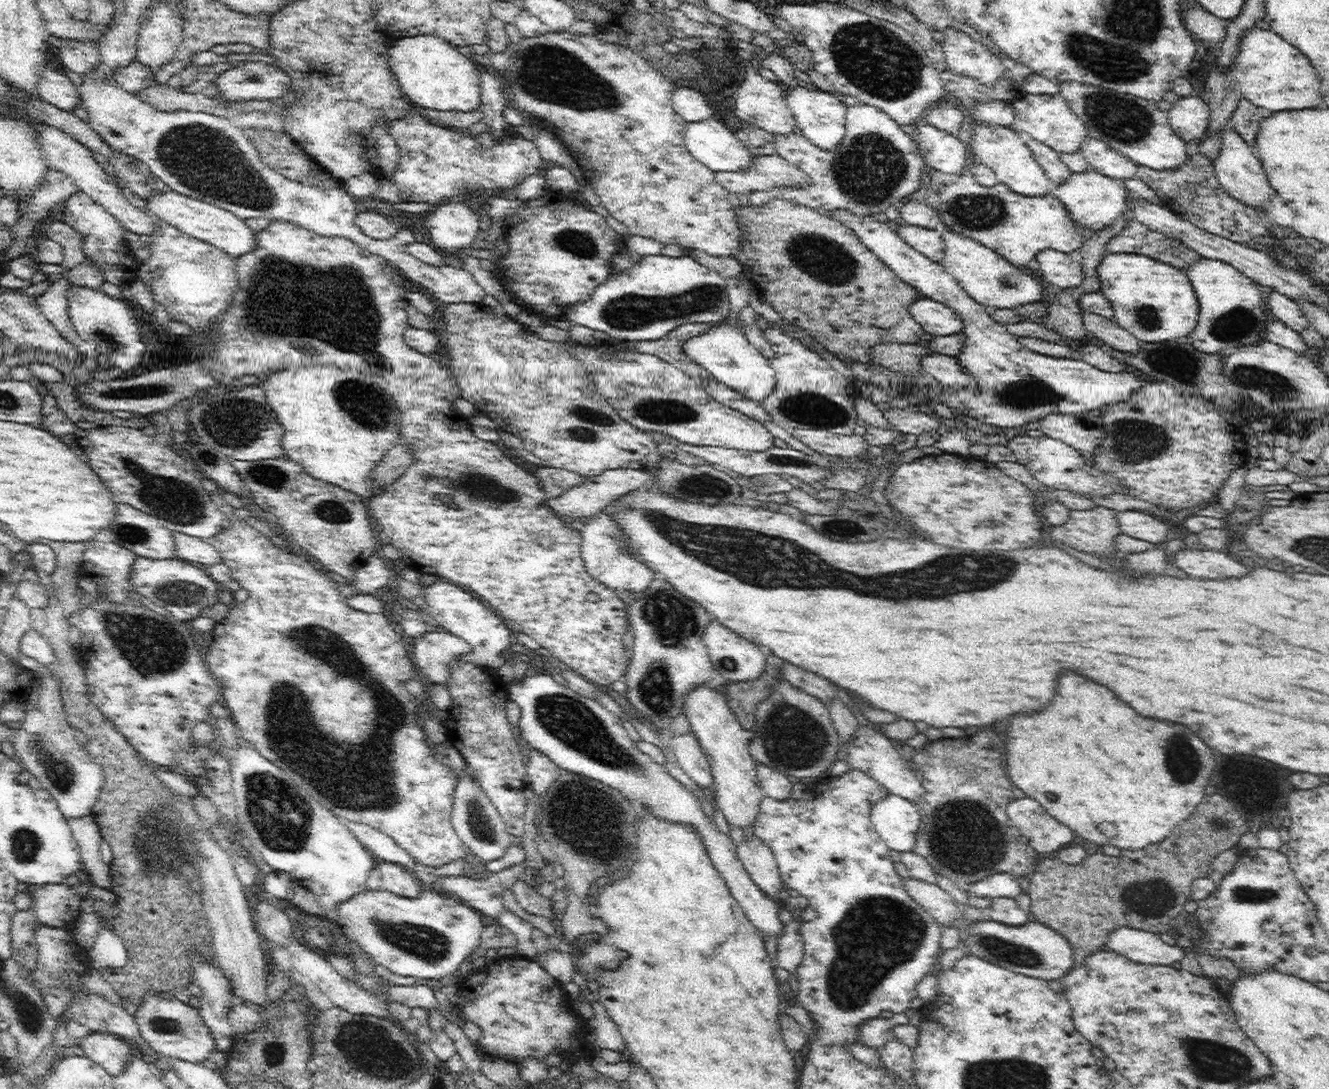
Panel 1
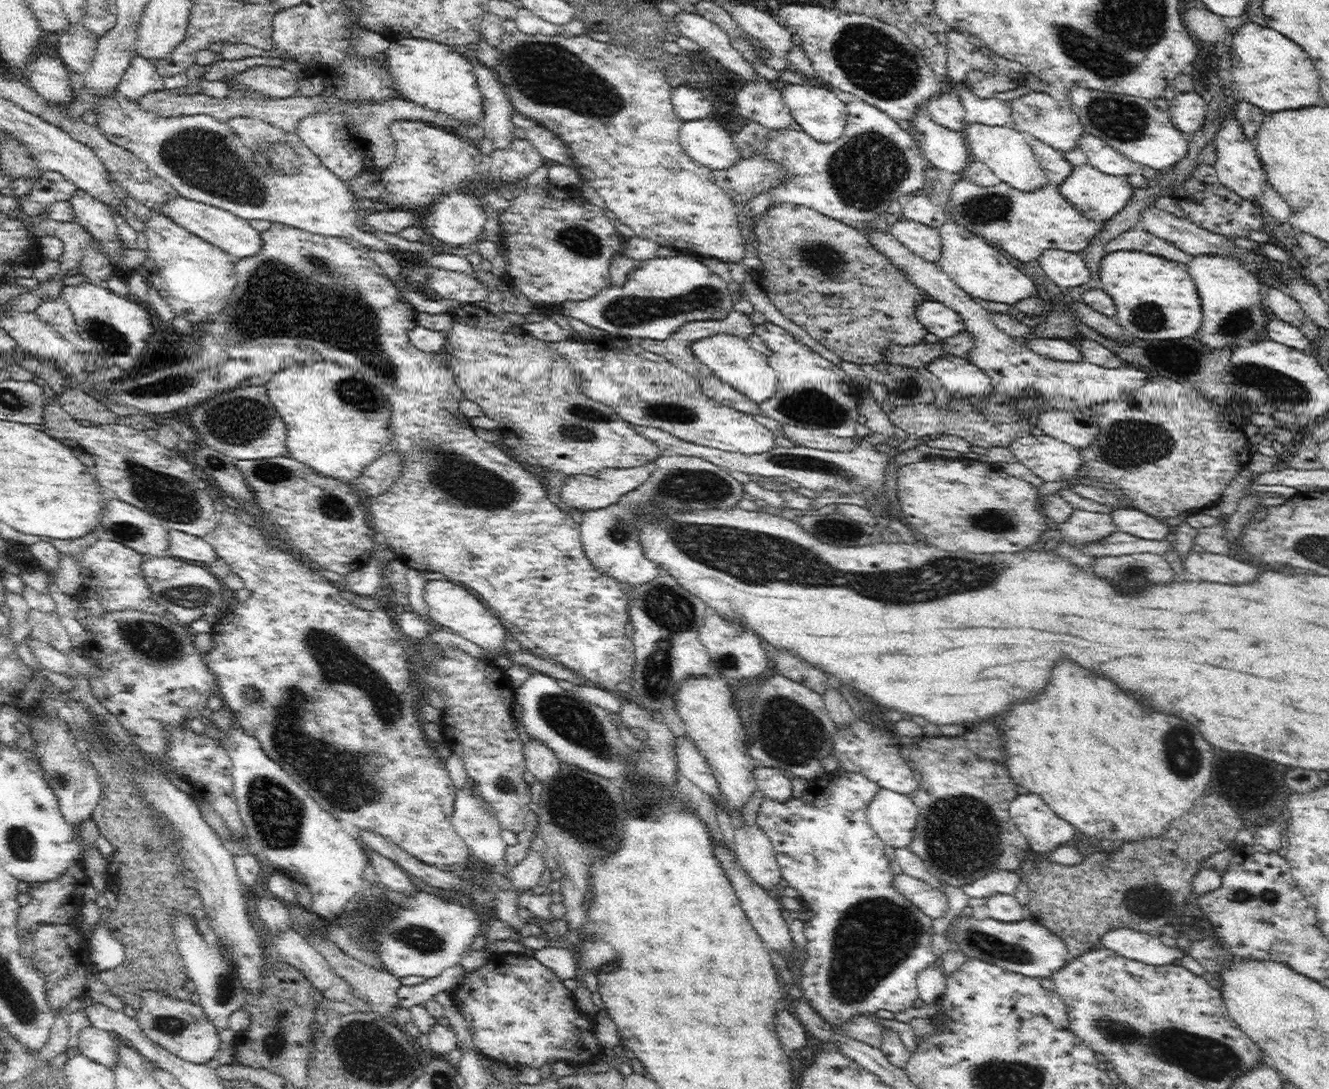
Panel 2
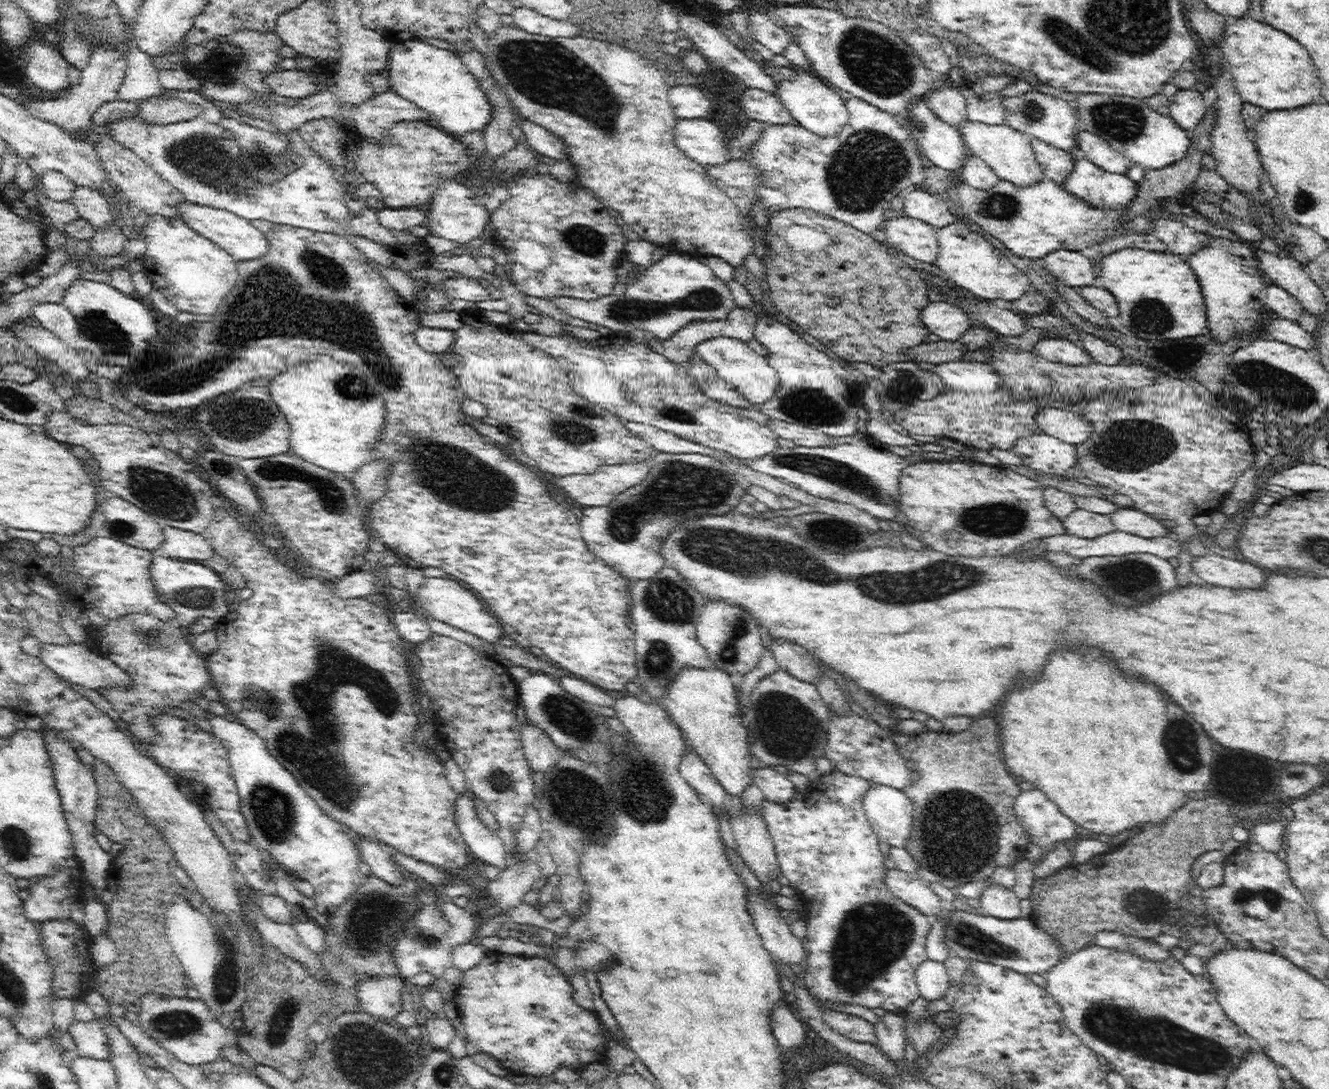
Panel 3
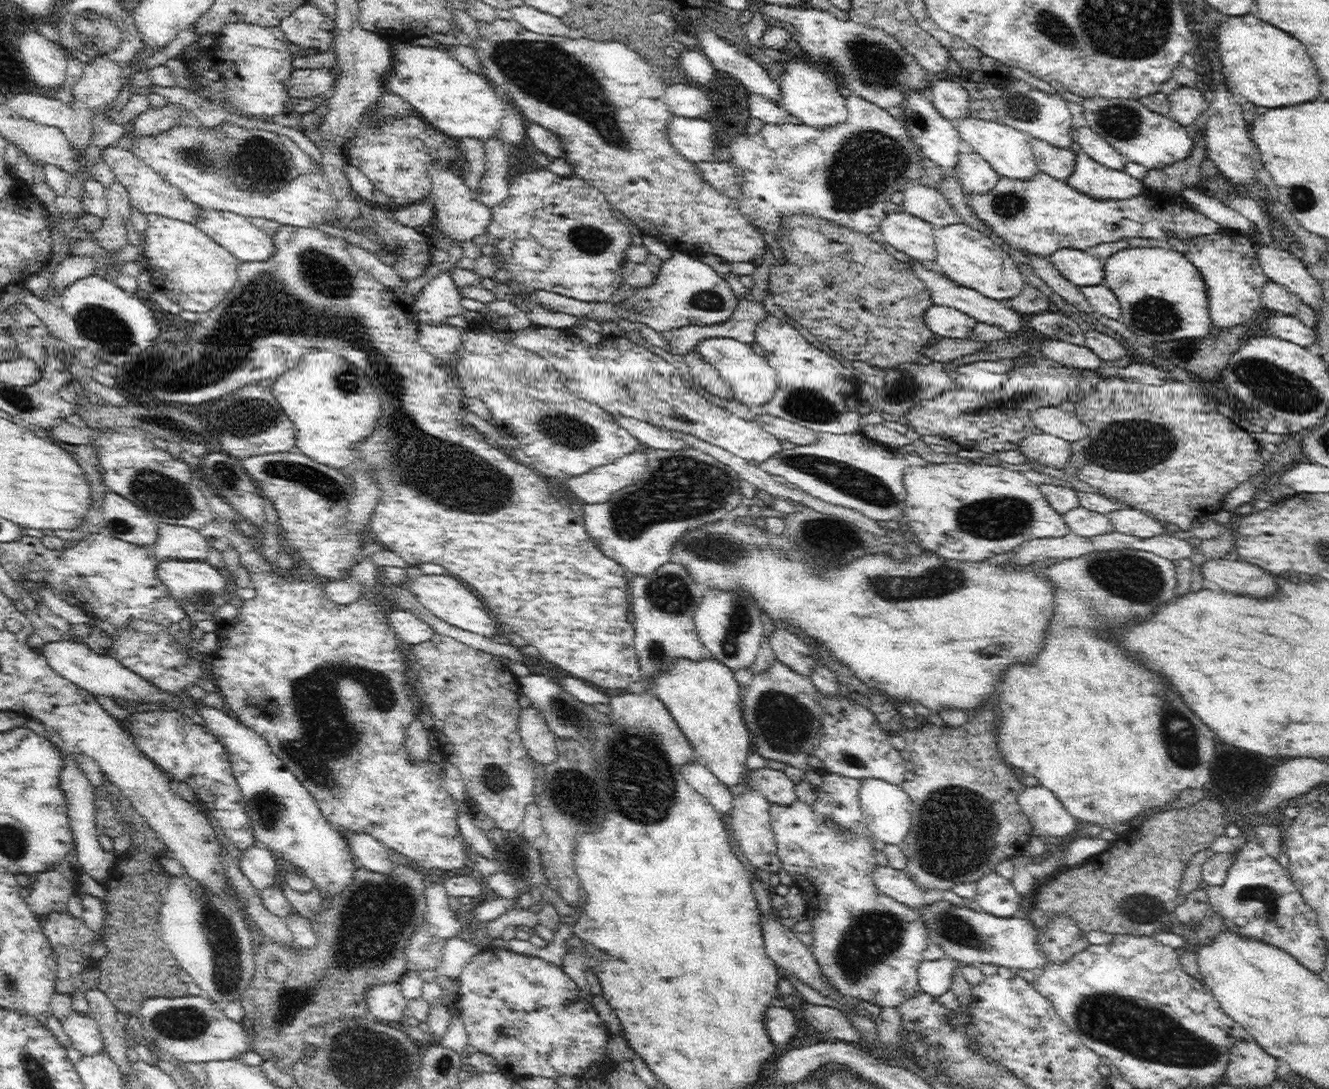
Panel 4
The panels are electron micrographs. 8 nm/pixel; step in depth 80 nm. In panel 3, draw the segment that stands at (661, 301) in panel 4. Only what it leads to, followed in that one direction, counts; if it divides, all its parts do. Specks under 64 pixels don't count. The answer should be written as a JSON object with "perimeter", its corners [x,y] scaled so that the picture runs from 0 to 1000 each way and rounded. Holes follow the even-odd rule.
{"perimeter":[[[504,231],[483,250],[477,251],[479,257],[472,262],[468,270],[454,270],[444,275],[418,273],[416,279],[427,289],[444,298],[459,301],[462,307],[472,309],[477,303],[499,313],[510,302],[522,295],[546,294],[553,284],[548,261],[537,253],[534,245],[524,235]]]}

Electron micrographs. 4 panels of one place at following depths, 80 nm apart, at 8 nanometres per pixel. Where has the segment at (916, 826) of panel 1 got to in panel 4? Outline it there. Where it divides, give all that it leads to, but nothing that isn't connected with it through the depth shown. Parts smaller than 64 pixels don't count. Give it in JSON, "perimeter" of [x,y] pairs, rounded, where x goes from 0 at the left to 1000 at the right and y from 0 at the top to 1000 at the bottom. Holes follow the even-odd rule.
{"perimeter":[[[652,715],[647,725],[646,736],[656,766],[667,775],[678,776],[685,761],[685,742],[687,736],[677,722],[664,716]]]}

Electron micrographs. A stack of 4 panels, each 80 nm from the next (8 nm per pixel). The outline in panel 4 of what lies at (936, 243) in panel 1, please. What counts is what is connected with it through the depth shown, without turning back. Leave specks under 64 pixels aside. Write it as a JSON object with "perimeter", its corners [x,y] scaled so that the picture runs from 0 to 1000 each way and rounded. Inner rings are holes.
{"perimeter":[[[682,195],[670,196],[661,209],[666,222],[681,231],[688,240],[704,239],[704,208]]]}

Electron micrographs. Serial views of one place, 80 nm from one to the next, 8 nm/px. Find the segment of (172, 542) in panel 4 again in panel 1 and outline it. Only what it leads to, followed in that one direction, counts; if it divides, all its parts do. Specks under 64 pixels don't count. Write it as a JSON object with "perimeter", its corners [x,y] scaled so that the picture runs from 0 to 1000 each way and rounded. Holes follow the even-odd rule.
{"perimeter":[[[131,489],[132,501],[132,511],[146,517],[147,519],[167,517],[166,507],[153,494],[143,493],[140,490]]]}

